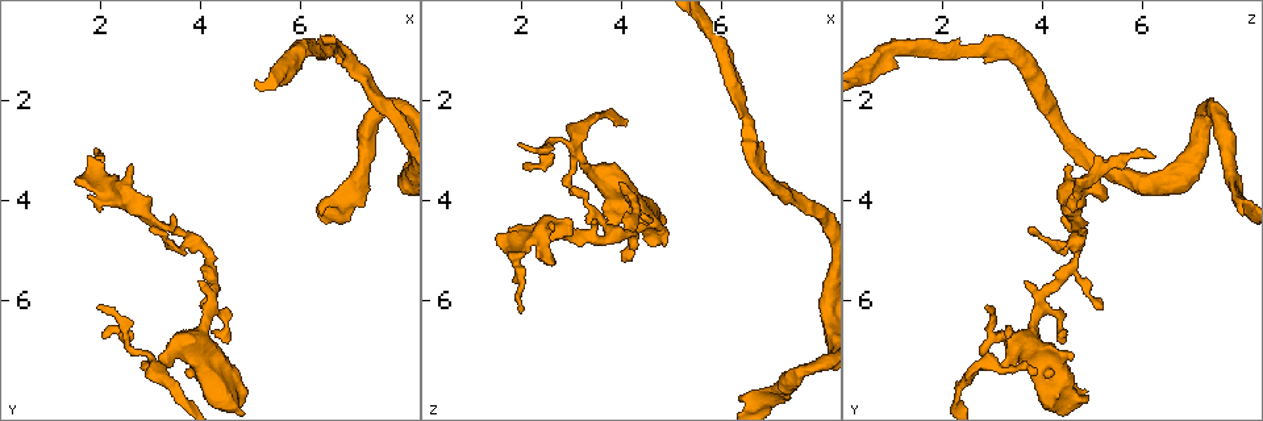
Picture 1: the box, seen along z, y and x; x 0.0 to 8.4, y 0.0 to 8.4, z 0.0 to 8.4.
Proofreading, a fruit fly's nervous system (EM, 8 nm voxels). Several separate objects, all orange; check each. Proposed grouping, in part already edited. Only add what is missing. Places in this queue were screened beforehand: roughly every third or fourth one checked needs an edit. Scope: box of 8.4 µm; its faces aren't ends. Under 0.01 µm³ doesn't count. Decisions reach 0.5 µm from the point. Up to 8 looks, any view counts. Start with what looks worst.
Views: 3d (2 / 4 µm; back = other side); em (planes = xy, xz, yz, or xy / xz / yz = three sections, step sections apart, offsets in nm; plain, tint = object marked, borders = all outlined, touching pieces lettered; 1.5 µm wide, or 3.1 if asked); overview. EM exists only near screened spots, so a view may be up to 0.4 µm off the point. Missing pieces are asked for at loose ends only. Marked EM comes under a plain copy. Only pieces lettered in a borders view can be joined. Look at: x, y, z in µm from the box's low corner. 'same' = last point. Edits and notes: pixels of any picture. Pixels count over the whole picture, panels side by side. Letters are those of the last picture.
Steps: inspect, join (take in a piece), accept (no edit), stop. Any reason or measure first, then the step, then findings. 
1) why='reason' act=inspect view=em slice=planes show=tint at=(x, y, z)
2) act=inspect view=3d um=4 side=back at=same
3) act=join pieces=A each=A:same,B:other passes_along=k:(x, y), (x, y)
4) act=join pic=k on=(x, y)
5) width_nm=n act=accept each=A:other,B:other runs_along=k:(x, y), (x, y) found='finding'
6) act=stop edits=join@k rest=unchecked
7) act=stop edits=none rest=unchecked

why='tapers out' act=inspect view=em slice=xz step=4 show=borders at=(3.05, 7.40, 3.95)

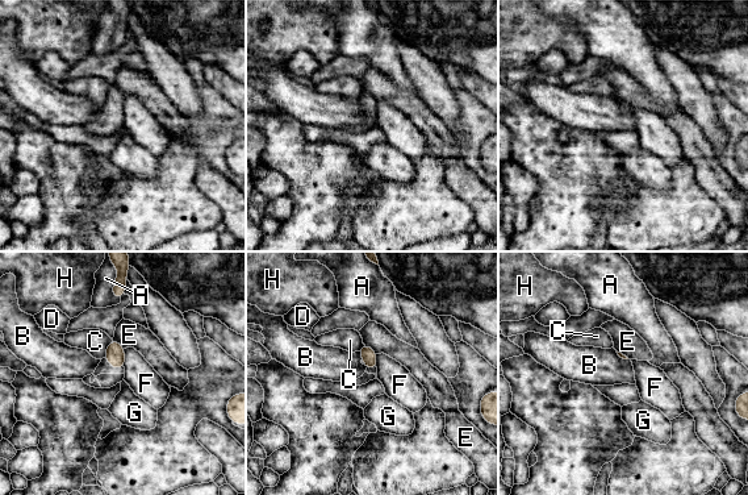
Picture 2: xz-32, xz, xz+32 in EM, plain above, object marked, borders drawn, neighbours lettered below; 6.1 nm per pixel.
act=inspect view=em slice=xy step=4 show=borders at=same

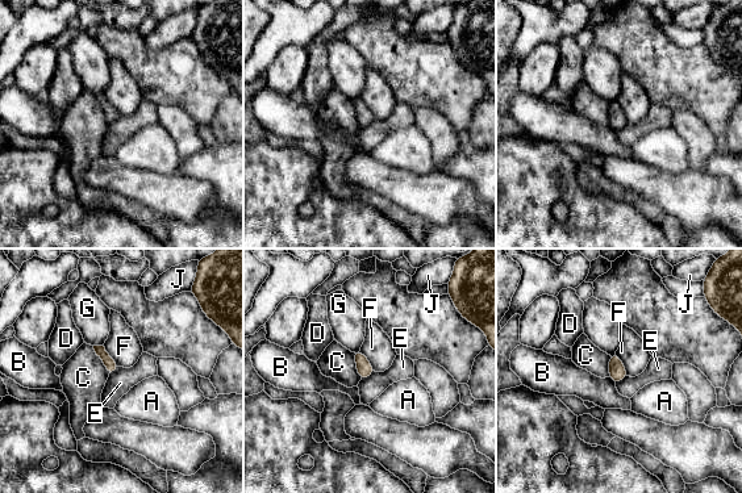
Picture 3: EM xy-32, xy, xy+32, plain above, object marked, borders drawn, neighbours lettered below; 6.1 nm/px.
longest_contact=C:220nm act=accept each=A:other,B:other,C:other,D:other,E:other,F:other,G:other,J:other border=3:(94, 345), (103, 346) found='none of them fits'

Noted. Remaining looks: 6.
why='an open end' act=inspect view=em slice=yz step=8 show=tint at=(3.45, 4.30, 4.50)

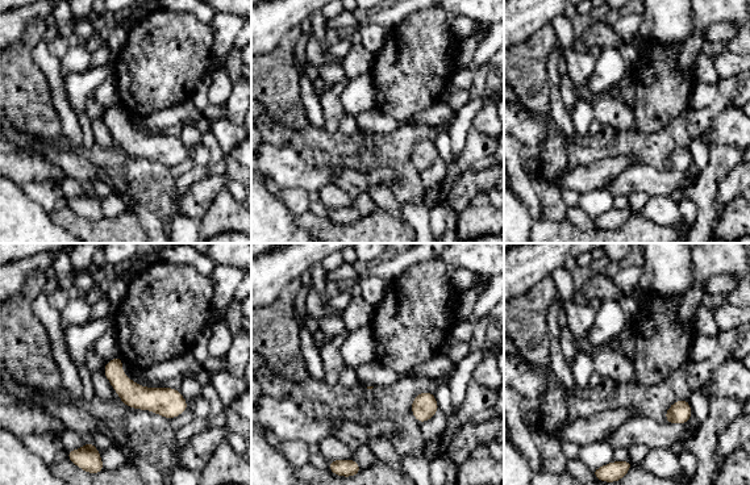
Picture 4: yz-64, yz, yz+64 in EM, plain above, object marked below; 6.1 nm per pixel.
act=inspect view=em slice=planes show=tint at=same

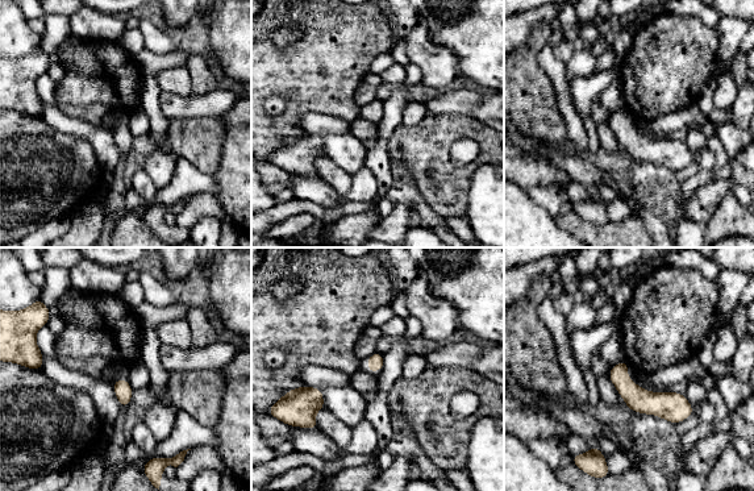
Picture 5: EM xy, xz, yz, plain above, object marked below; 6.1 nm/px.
act=inspect view=em slice=planes show=borders at=same

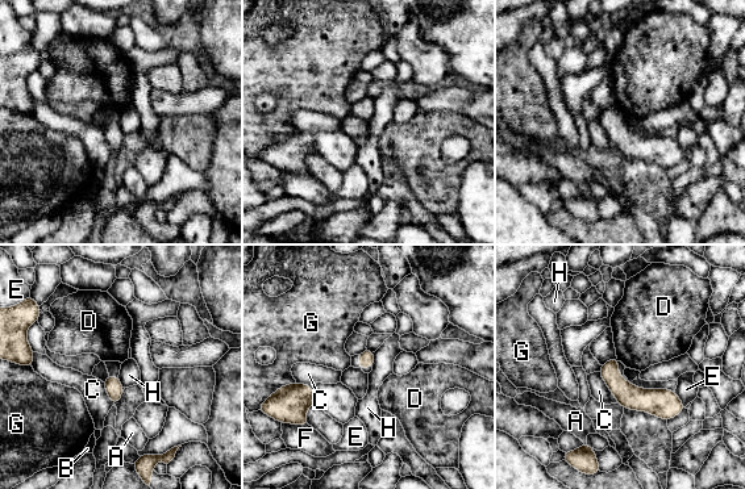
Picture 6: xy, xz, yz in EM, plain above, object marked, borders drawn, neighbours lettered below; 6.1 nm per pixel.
longest_contact=C:220nm act=accept each=A:other,B:other,C:other,D:other,E:other,F:other,G:other,H:other found='no lettered piece goes on from it'

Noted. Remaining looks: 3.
act=inspect view=em slice=xz step=8 show=borders at=(4.10, 6.20, 5.20)

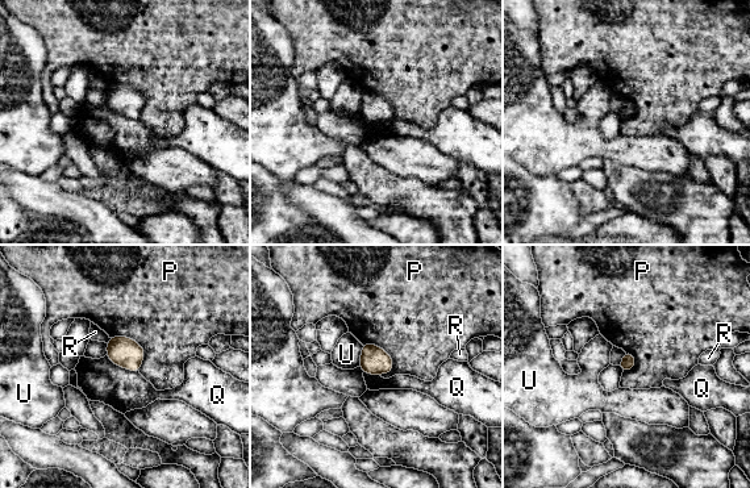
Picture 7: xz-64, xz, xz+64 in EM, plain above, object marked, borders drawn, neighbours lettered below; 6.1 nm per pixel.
act=accept each=P:other,Q:other,R:other,U:other border=7:(111, 337), (144, 349), (140, 371) found='no lettered piece goes on from it'

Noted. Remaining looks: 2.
act=stop edits=none rest=unchecked

